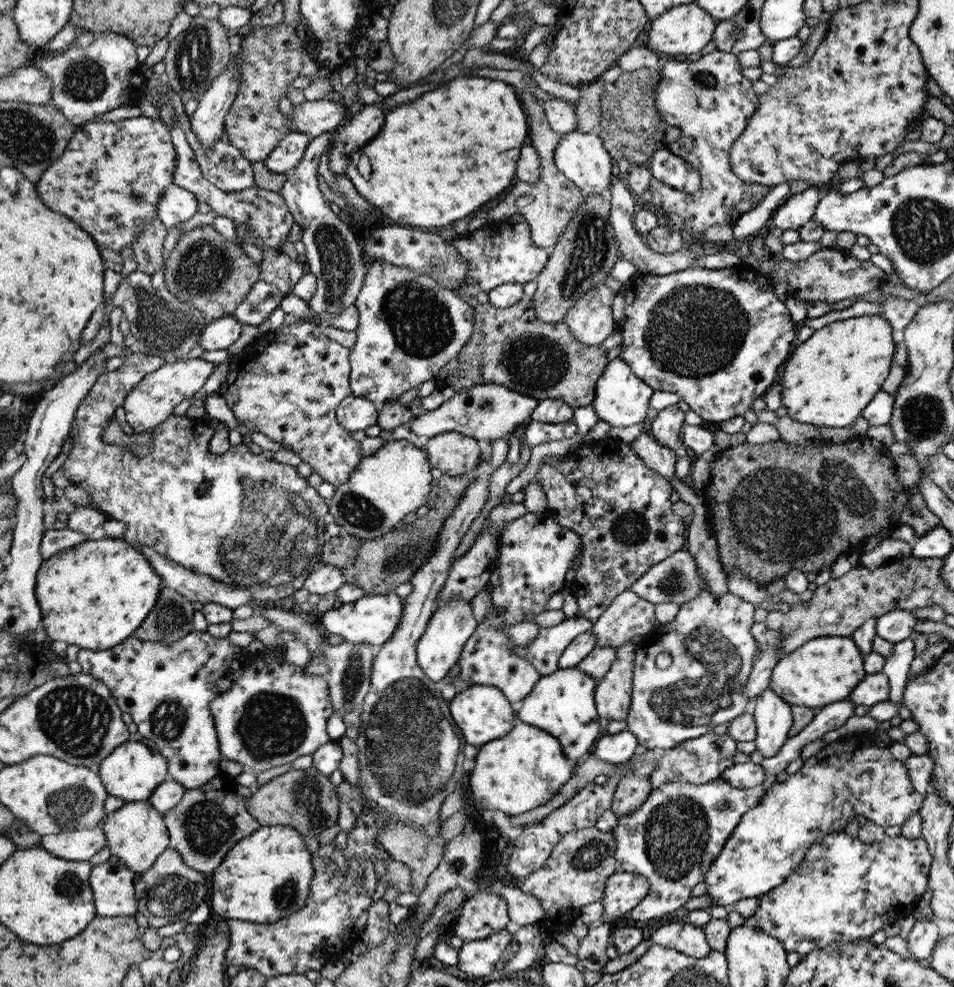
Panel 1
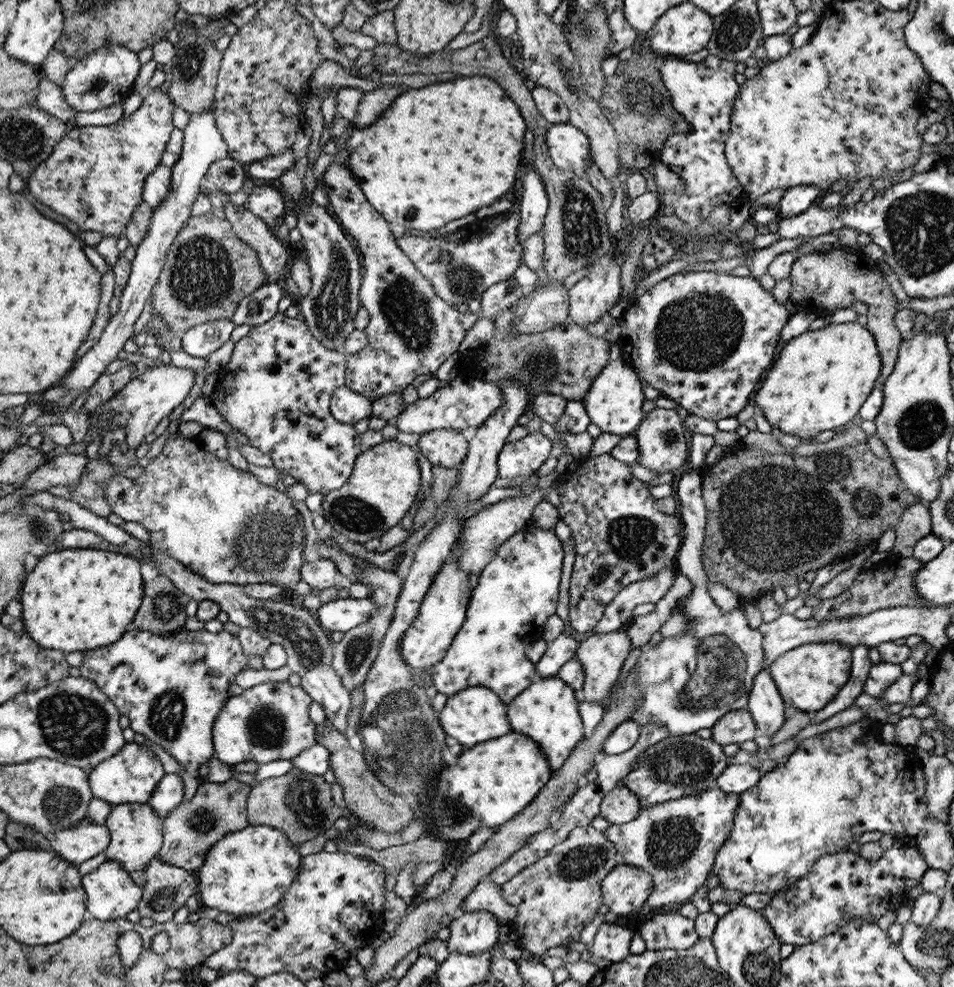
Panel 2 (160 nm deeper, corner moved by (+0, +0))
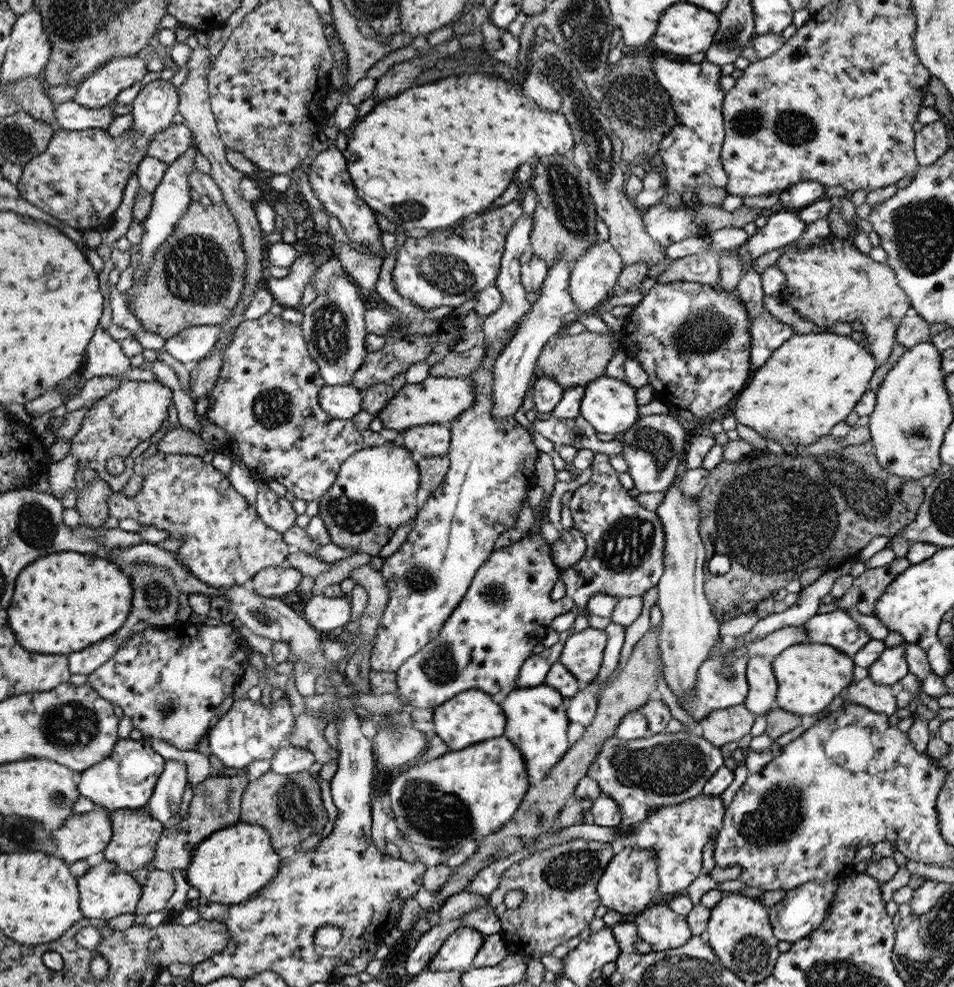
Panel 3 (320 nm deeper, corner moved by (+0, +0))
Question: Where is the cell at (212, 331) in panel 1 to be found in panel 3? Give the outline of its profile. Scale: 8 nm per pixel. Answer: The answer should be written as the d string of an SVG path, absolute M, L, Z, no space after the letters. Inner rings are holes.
M220 324L188 327L165 339L163 347L170 356L184 364L198 362L212 352L220 329Z

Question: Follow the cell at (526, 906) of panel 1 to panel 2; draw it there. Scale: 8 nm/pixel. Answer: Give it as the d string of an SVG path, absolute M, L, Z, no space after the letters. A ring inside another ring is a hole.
M481 881L461 904L463 912L485 910L498 917L501 925L513 924L517 915L517 908L512 906L501 893L501 885L495 882Z

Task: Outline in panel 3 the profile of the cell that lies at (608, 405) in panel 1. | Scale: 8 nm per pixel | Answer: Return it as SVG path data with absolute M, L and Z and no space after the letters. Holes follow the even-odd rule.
M605 374L585 386L579 415L590 423L596 433L610 433L619 436L623 432L630 430L639 420L636 388L626 381L618 380Z

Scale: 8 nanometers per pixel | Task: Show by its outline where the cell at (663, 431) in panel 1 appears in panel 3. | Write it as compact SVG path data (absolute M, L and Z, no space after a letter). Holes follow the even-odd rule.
M649 414L639 417L638 422L617 436L624 447L624 460L628 463L628 473L634 481L633 492L665 492L674 483L676 470L682 456L686 455L691 431L687 424L667 414Z

